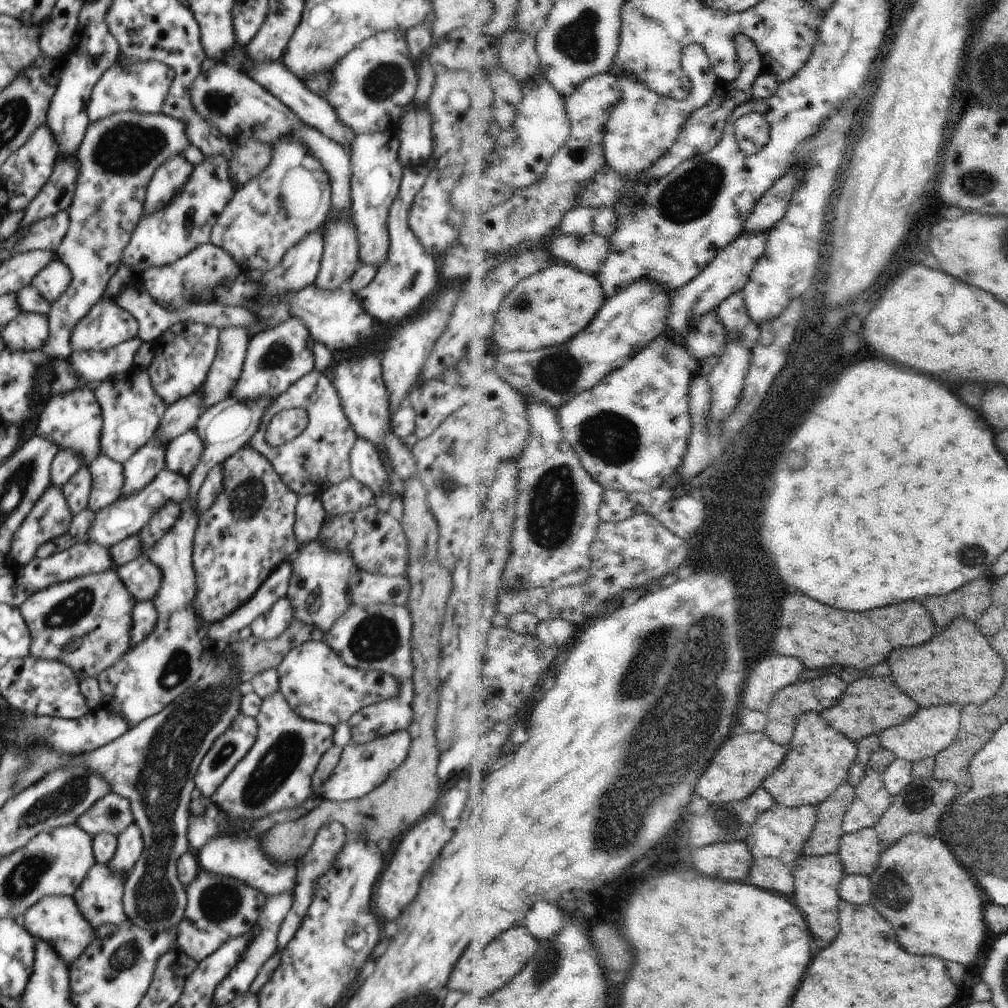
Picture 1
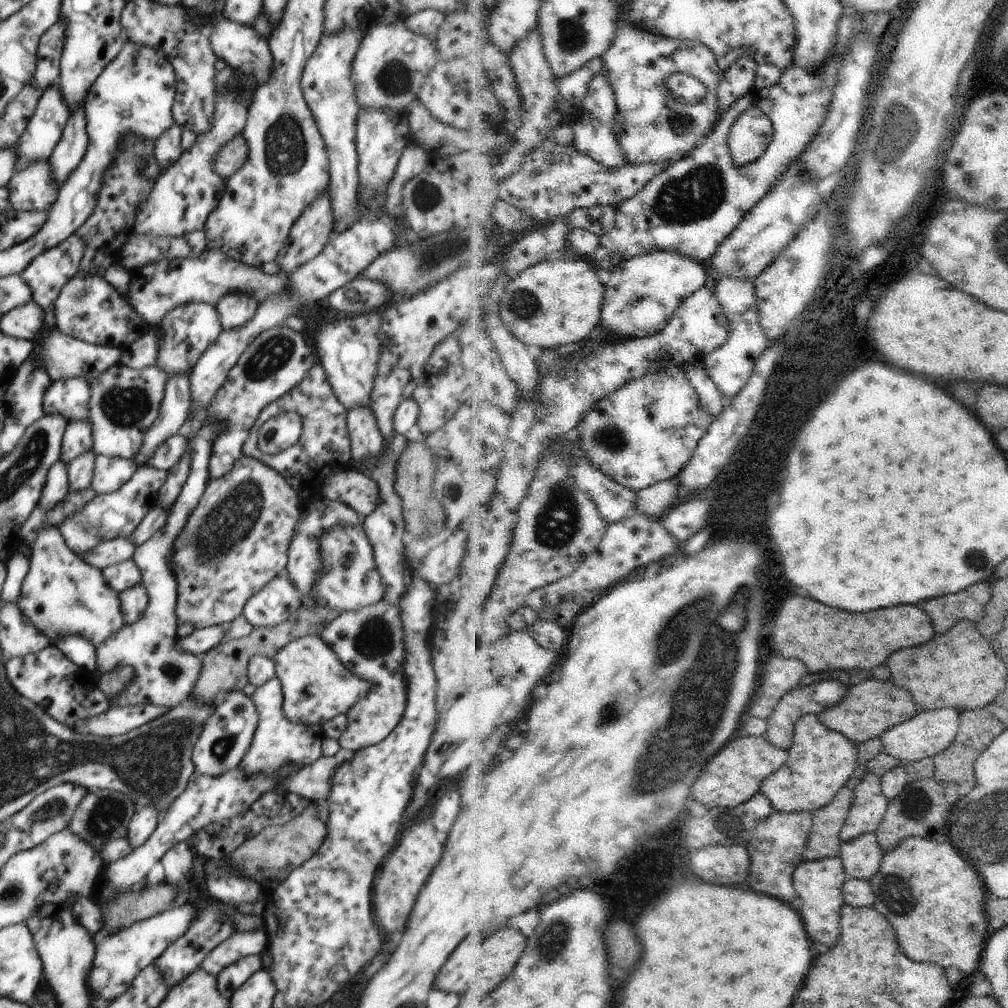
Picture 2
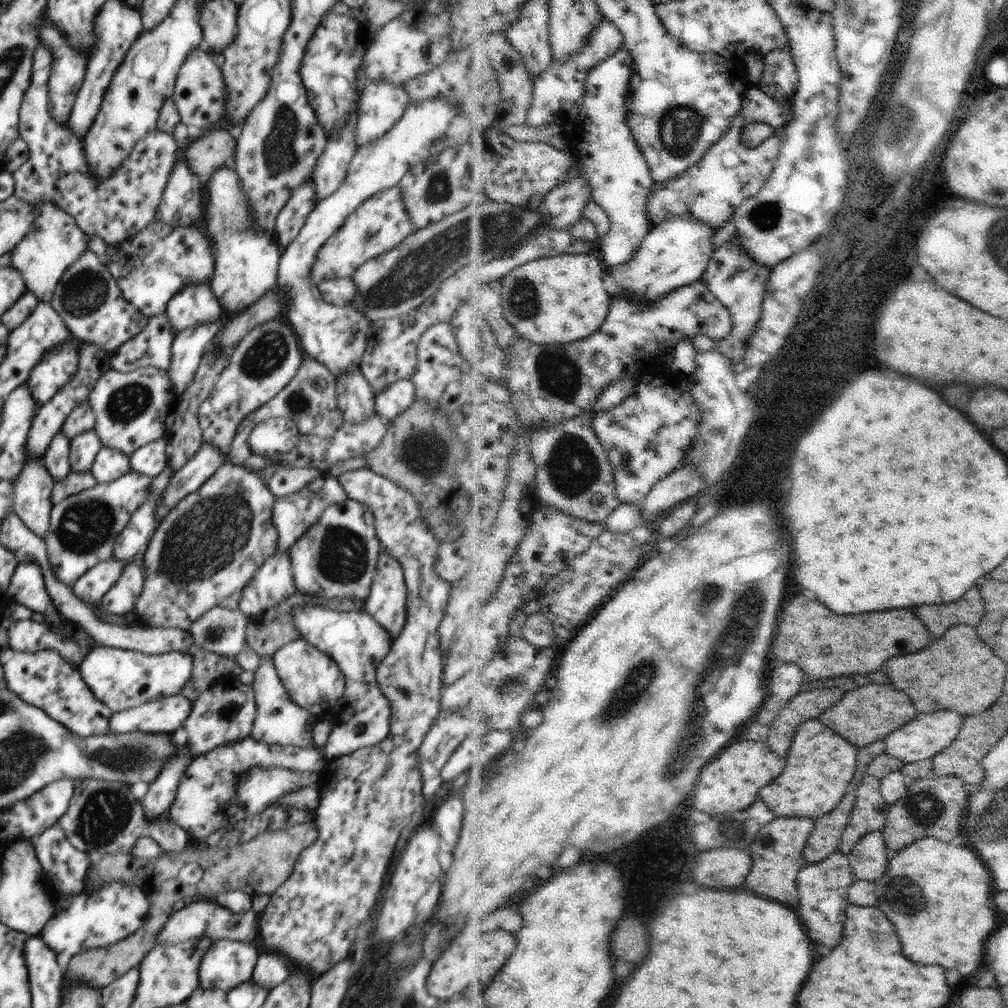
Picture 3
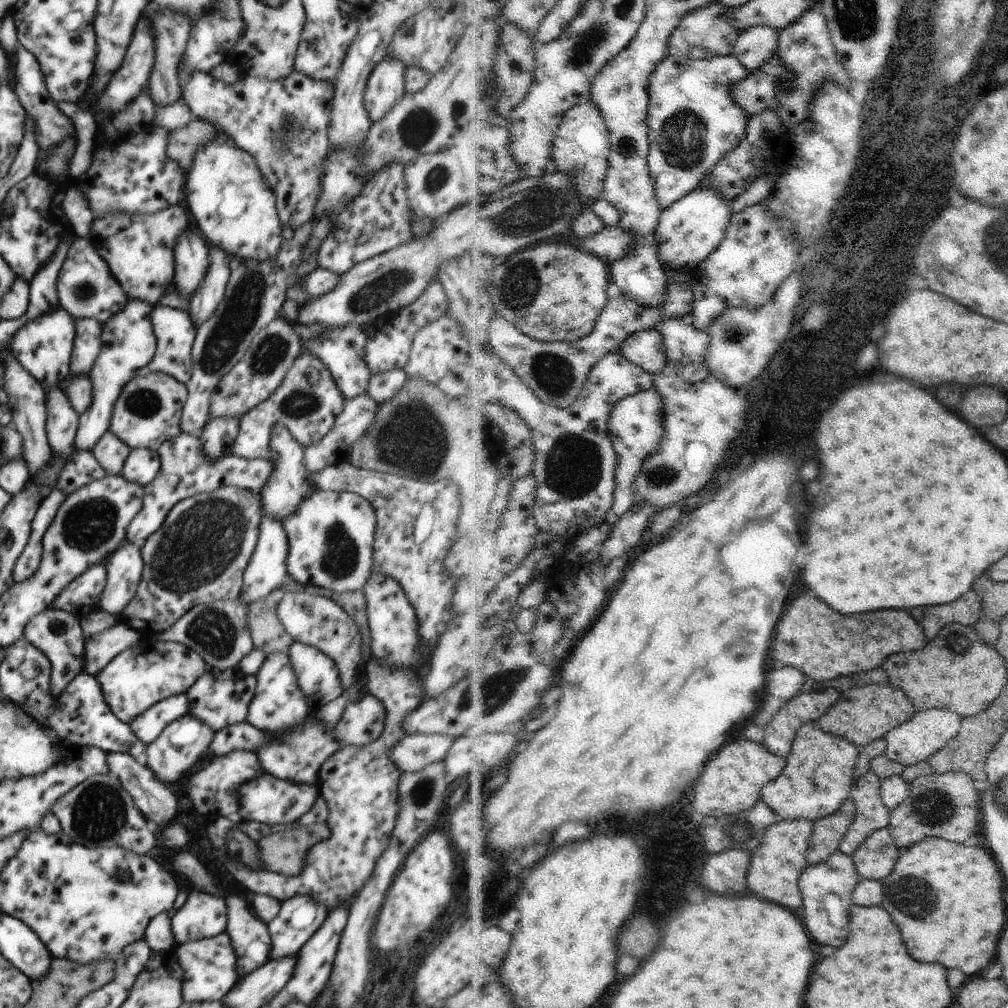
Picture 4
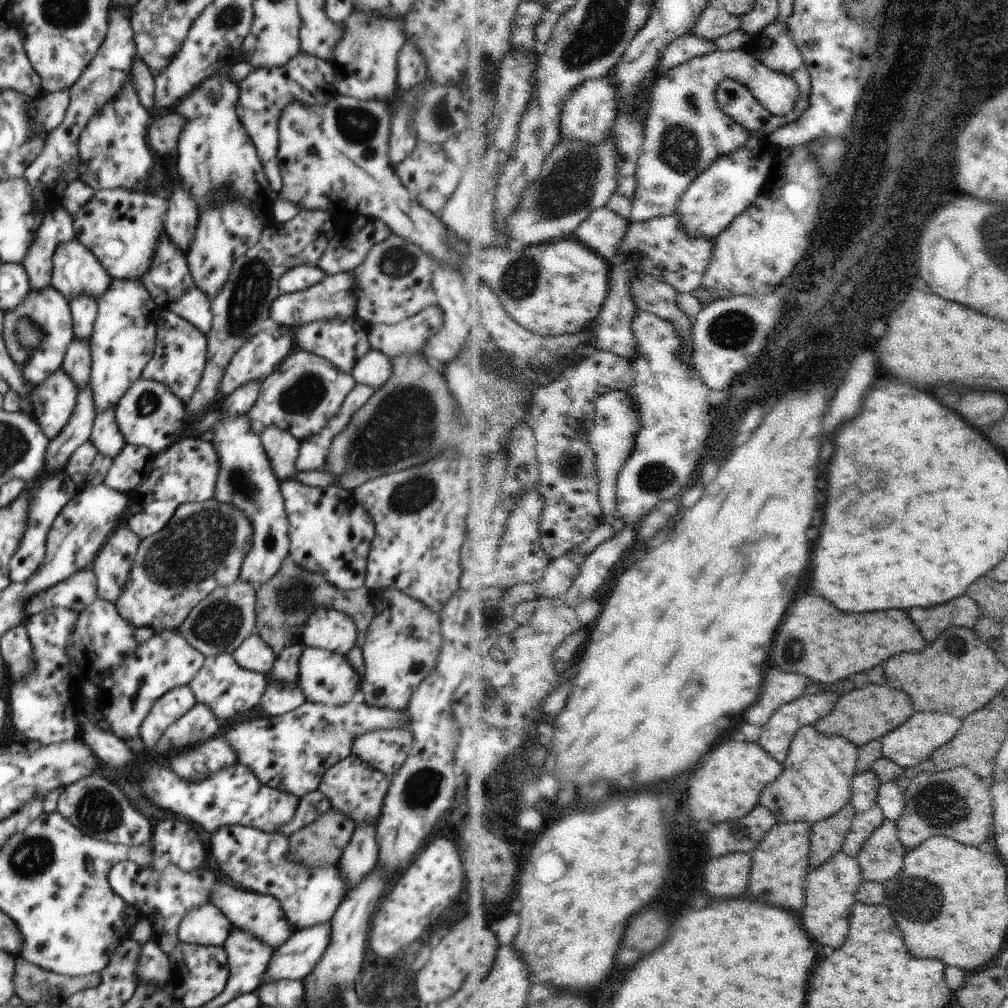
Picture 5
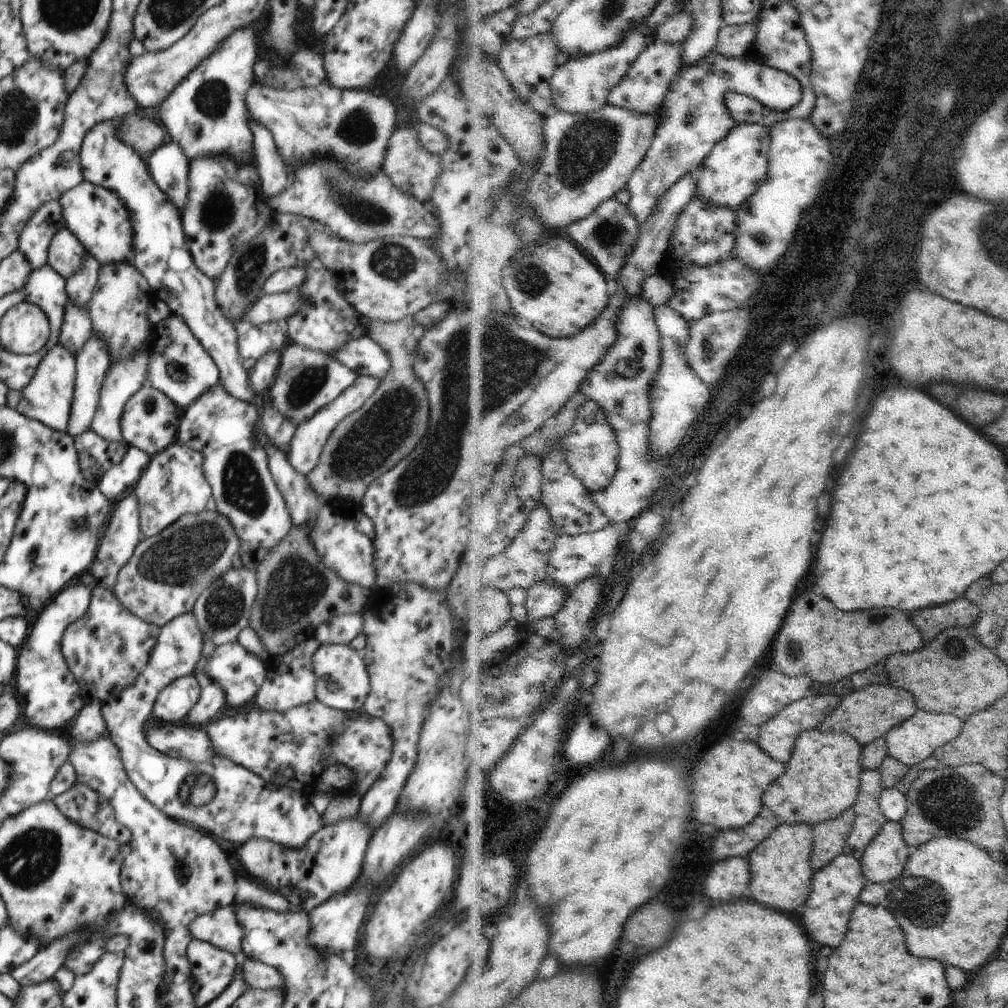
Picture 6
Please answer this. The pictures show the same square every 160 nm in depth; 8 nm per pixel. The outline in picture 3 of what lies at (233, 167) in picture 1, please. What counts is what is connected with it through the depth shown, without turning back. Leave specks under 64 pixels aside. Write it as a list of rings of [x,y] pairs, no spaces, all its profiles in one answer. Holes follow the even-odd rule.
[[[214,129],[195,140],[185,150],[185,160],[190,170],[200,178],[210,178],[214,170],[230,165],[237,145],[237,129]]]

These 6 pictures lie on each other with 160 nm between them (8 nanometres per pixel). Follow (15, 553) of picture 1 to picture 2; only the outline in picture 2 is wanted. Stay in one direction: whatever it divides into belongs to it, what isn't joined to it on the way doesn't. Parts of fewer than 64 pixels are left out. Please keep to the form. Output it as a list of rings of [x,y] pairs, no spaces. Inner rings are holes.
[[[60,460],[56,461],[48,471],[38,506],[51,511],[58,506],[69,493],[69,478],[67,466]]]

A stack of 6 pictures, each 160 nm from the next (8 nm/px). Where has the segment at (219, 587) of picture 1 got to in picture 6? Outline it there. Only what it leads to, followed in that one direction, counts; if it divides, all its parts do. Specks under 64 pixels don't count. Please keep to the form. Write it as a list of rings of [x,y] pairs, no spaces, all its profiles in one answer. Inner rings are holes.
[[[212,506],[196,515],[182,515],[162,532],[140,541],[130,560],[120,569],[113,592],[126,610],[143,621],[162,628],[172,619],[193,612],[194,603],[202,592],[239,563],[237,557],[240,545],[231,522]]]

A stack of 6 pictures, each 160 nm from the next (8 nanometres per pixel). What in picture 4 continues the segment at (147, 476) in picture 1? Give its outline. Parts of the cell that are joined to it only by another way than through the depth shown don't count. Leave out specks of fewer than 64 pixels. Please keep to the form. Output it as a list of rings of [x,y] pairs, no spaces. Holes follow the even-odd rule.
[[[212,248],[210,250],[210,268],[206,280],[201,283],[198,292],[195,292],[189,302],[189,317],[194,326],[204,324],[216,312],[230,276],[230,256],[225,251]]]

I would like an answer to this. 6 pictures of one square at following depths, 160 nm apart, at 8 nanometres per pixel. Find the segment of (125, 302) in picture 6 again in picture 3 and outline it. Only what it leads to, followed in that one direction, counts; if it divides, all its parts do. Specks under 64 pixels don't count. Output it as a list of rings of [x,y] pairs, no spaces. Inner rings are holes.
[[[94,429],[73,438],[69,452],[71,470],[77,473],[88,473],[102,447],[103,444]]]

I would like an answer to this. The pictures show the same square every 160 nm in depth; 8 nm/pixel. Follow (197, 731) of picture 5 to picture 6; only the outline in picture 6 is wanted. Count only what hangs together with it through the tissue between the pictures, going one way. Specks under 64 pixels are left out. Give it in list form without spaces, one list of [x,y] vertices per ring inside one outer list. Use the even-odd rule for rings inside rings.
[[[208,681],[202,685],[198,702],[185,716],[183,723],[204,728],[222,714],[226,708],[224,704],[227,702],[220,684]]]

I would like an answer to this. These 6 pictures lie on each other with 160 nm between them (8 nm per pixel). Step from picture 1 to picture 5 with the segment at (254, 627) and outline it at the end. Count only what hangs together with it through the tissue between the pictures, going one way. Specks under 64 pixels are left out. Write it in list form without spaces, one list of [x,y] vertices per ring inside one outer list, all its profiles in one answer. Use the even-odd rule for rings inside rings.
[[[204,411],[186,420],[198,438],[210,442],[218,456],[218,476],[214,484],[214,500],[232,504],[242,512],[252,527],[252,545],[240,570],[240,579],[257,587],[270,580],[290,552],[289,523],[280,483],[270,467],[266,450],[258,432],[252,430],[247,413],[226,416],[226,412]]]

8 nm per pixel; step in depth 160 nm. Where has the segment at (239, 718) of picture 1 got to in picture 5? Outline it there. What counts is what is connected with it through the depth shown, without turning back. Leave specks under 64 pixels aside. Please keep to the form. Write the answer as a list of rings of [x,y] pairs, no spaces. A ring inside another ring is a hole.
[[[219,653],[218,656],[204,658],[204,665],[189,683],[197,704],[208,706],[219,720],[230,720],[238,714],[250,716],[259,705],[262,692],[266,688],[268,676],[245,670],[236,663],[233,654]]]

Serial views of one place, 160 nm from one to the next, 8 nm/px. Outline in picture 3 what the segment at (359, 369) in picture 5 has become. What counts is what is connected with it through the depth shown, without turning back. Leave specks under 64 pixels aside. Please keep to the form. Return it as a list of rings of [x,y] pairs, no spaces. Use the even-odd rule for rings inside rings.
[[[399,380],[375,394],[376,412],[384,420],[393,421],[418,399],[412,380]]]

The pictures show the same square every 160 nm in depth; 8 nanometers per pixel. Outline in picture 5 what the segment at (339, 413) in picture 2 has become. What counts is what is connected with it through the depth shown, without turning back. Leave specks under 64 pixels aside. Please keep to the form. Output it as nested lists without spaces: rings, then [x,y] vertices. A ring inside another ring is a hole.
[[[295,347],[280,367],[262,382],[260,396],[247,413],[250,426],[258,435],[266,428],[276,426],[290,432],[298,441],[316,436],[322,428],[326,428],[324,424],[338,414],[342,402],[355,384],[350,373],[342,372],[326,358]]]

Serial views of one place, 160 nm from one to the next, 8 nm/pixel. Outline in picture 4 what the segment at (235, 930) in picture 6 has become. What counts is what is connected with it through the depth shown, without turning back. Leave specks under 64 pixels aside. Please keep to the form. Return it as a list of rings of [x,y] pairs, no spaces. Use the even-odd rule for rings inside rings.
[[[192,890],[186,904],[172,918],[176,944],[218,936],[226,930],[226,904],[206,892]]]

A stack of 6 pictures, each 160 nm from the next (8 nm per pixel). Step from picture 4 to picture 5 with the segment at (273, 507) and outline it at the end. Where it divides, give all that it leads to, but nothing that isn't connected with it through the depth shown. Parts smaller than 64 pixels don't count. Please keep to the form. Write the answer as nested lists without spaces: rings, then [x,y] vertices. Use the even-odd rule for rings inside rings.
[[[276,426],[266,428],[259,438],[262,447],[266,450],[271,470],[276,479],[280,481],[297,477],[296,458],[298,458],[298,450],[300,450],[300,441],[290,432]]]

